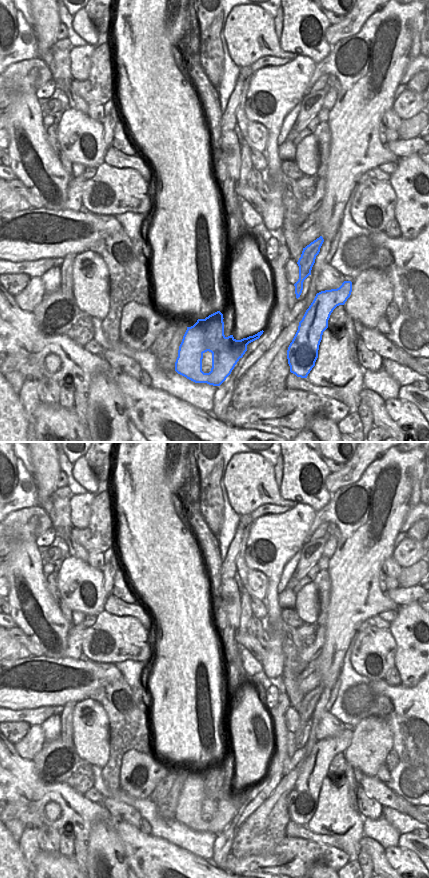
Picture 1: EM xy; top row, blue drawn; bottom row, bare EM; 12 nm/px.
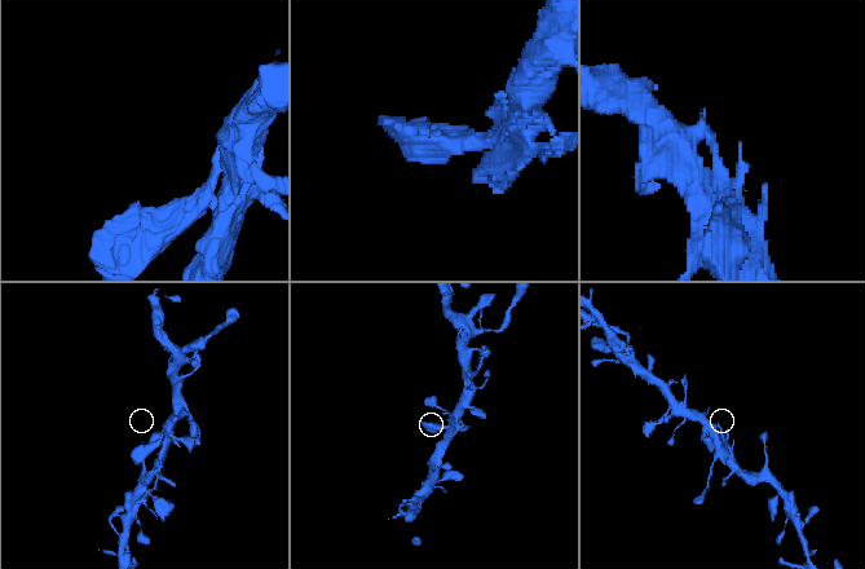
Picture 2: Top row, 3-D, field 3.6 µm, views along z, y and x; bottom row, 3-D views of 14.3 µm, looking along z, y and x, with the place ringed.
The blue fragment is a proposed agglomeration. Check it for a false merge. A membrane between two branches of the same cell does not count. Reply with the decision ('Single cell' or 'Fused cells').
Fused cells

